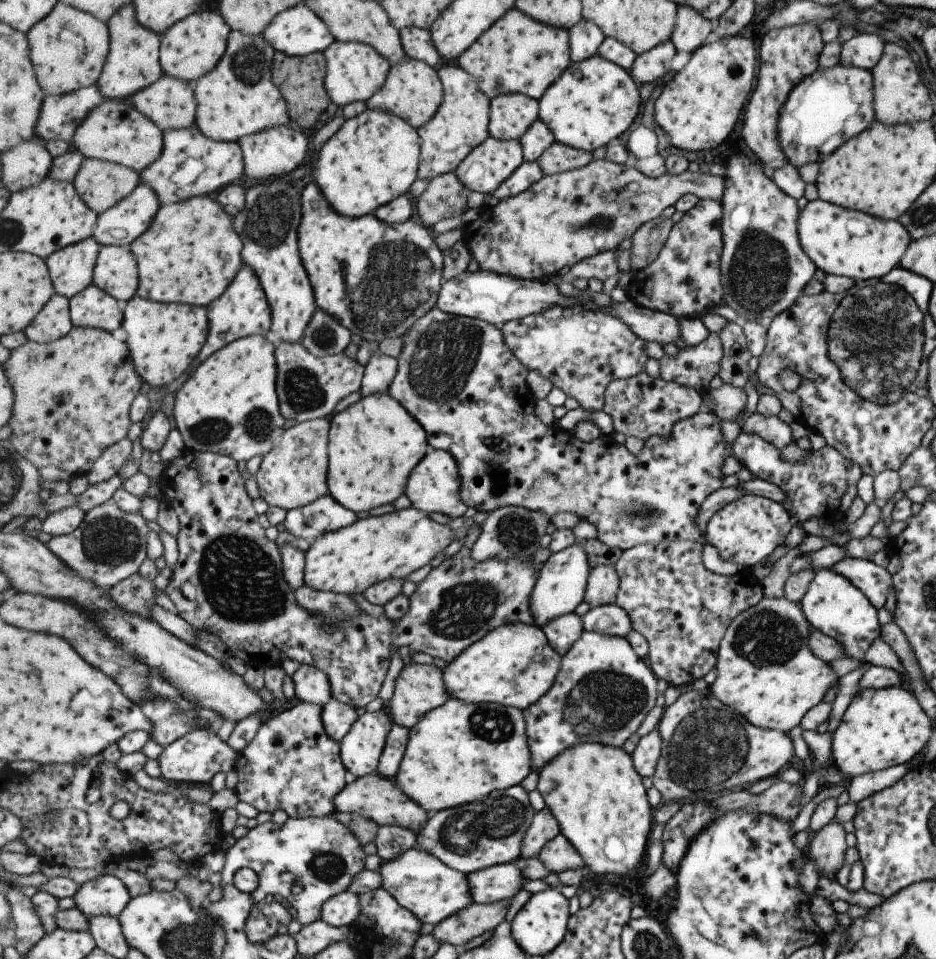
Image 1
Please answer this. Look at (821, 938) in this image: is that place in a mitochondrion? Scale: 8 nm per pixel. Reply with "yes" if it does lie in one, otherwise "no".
no

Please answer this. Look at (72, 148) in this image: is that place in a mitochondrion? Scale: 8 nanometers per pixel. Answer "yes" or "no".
no

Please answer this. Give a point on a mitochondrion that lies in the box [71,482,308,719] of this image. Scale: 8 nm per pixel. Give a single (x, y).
(238, 577)

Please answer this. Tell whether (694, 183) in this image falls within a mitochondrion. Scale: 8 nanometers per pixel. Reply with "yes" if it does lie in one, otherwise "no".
no

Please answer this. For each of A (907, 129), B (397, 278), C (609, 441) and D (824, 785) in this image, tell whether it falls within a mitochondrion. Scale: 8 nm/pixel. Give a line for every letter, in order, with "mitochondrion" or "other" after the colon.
A: other
B: mitochondrion
C: other
D: other

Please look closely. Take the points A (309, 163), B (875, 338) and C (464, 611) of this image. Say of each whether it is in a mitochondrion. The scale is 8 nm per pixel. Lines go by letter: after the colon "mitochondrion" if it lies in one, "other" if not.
A: other
B: mitochondrion
C: mitochondrion

